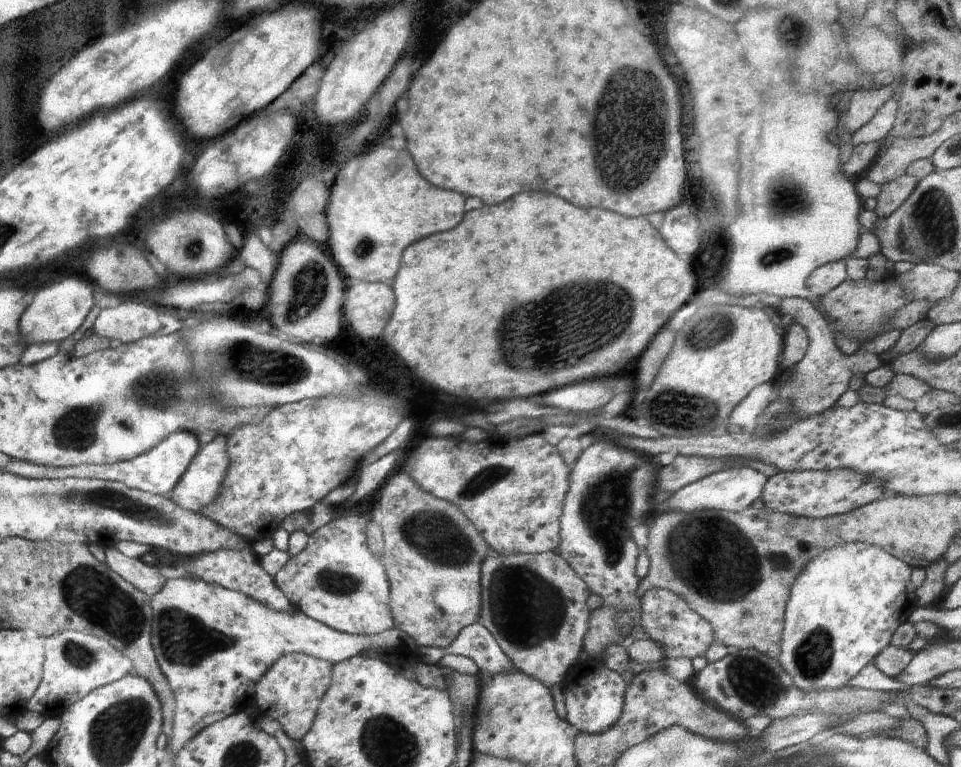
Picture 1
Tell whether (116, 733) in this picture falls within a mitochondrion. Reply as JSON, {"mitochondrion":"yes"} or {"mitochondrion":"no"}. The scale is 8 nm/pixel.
{"mitochondrion":"yes"}

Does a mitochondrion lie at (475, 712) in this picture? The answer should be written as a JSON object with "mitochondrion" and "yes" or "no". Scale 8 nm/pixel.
{"mitochondrion":"no"}

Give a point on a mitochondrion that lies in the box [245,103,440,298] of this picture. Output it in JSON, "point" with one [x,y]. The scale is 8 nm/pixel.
{"point":[367,245]}

